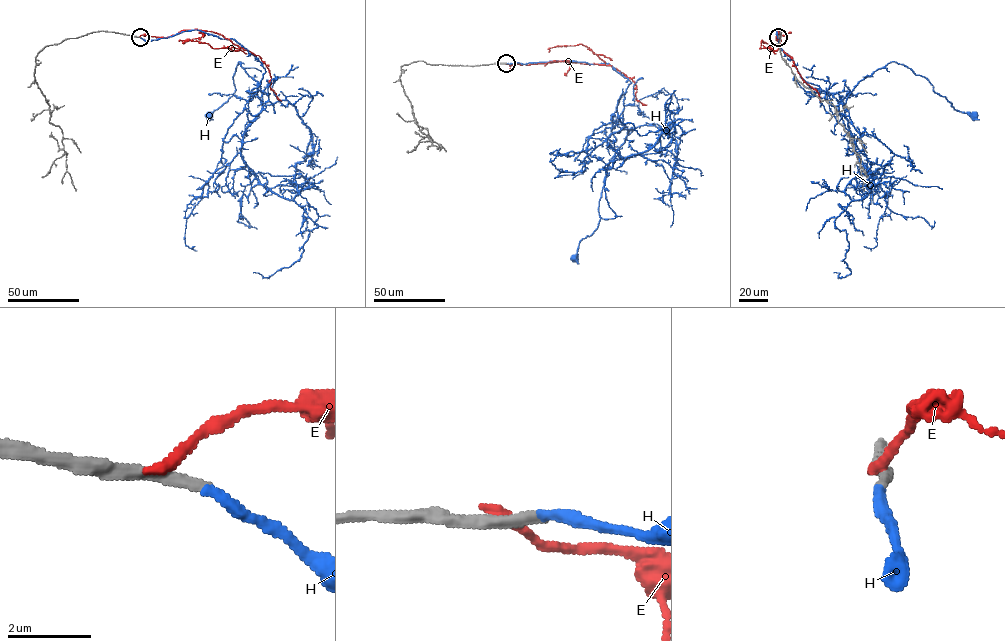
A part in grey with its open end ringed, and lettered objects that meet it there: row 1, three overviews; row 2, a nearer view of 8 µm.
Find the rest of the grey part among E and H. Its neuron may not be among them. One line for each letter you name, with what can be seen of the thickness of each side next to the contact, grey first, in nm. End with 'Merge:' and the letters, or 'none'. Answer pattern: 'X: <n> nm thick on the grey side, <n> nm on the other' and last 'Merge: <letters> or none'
H: 280 nm thick on the grey side, 240 nm on the other
Merge: H

